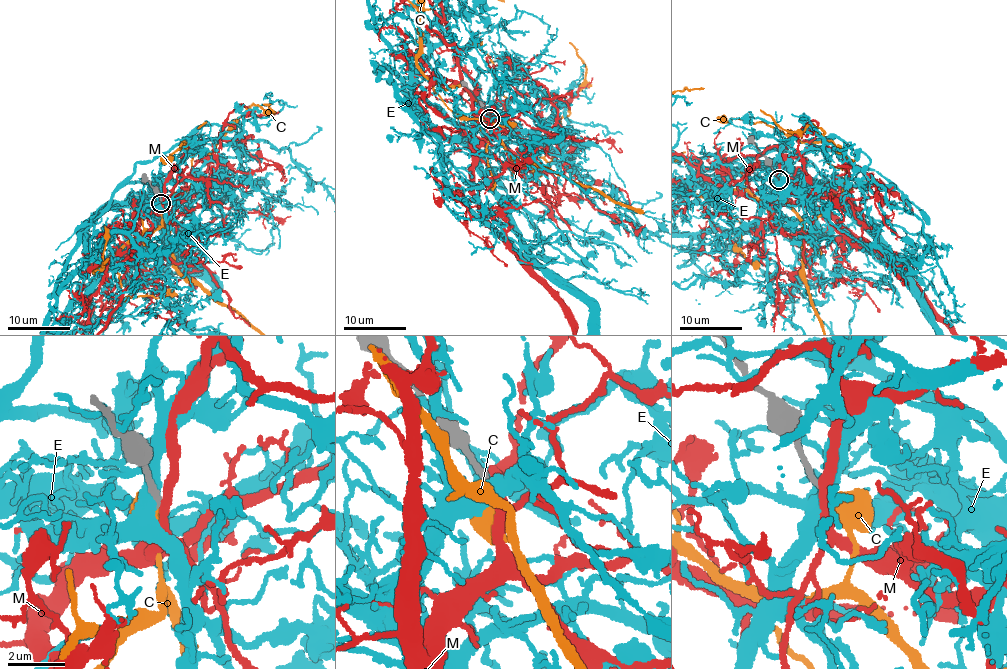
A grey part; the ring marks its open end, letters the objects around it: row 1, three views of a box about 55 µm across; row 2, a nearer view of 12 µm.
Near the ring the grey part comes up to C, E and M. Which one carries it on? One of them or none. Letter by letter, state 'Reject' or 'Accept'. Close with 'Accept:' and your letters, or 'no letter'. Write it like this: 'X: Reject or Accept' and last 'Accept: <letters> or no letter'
C: Accept
E: Reject
M: Reject
Accept: C

